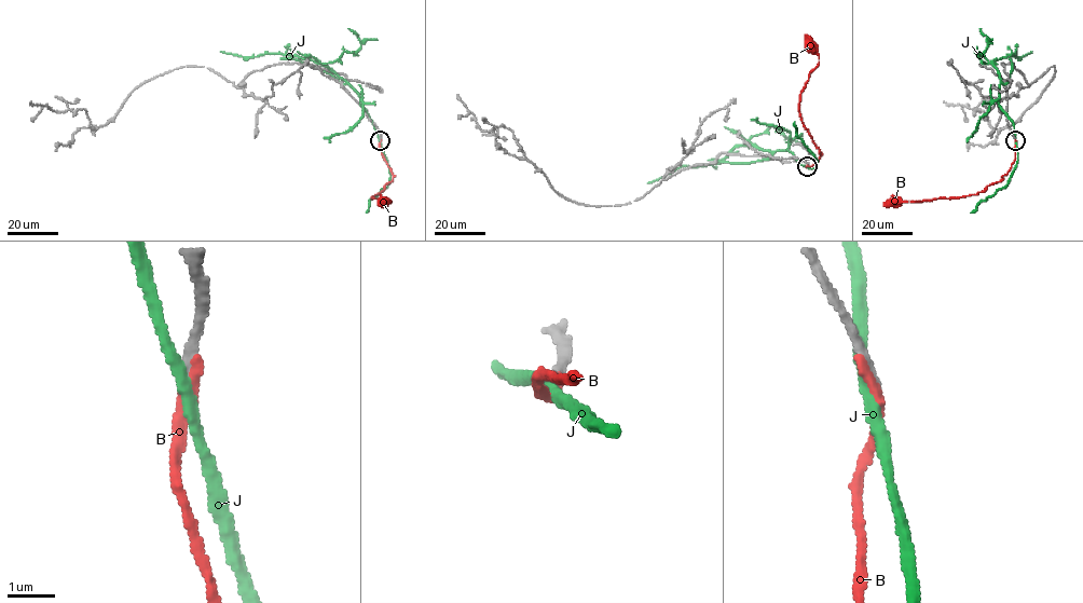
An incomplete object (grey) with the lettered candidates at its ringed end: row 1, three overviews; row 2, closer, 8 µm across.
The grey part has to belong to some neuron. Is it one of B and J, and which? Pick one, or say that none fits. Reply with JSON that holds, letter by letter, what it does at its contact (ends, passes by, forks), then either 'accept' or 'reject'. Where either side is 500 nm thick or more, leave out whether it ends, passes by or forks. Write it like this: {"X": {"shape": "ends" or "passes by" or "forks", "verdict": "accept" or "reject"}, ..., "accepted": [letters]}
{"B": {"shape": "ends", "verdict": "reject"}, "J": {"shape": "passes by", "verdict": "reject"}, "accepted": []}

